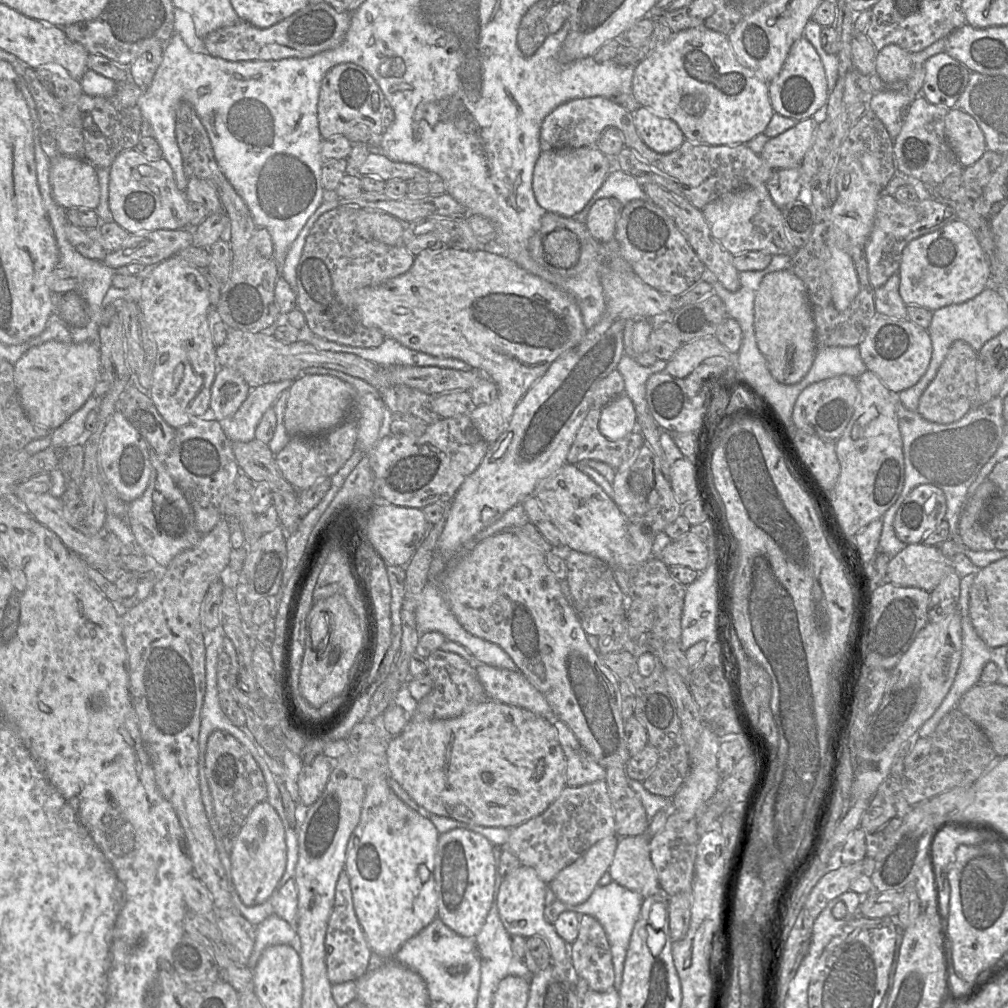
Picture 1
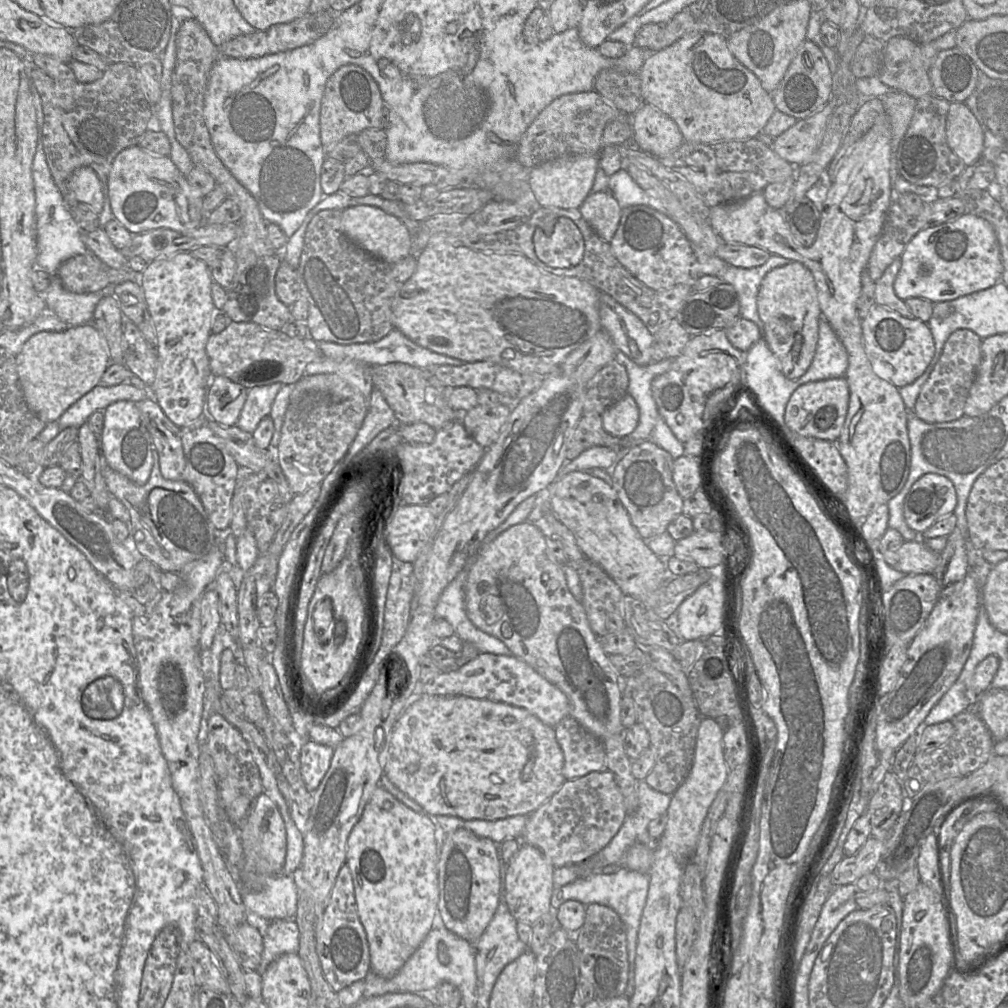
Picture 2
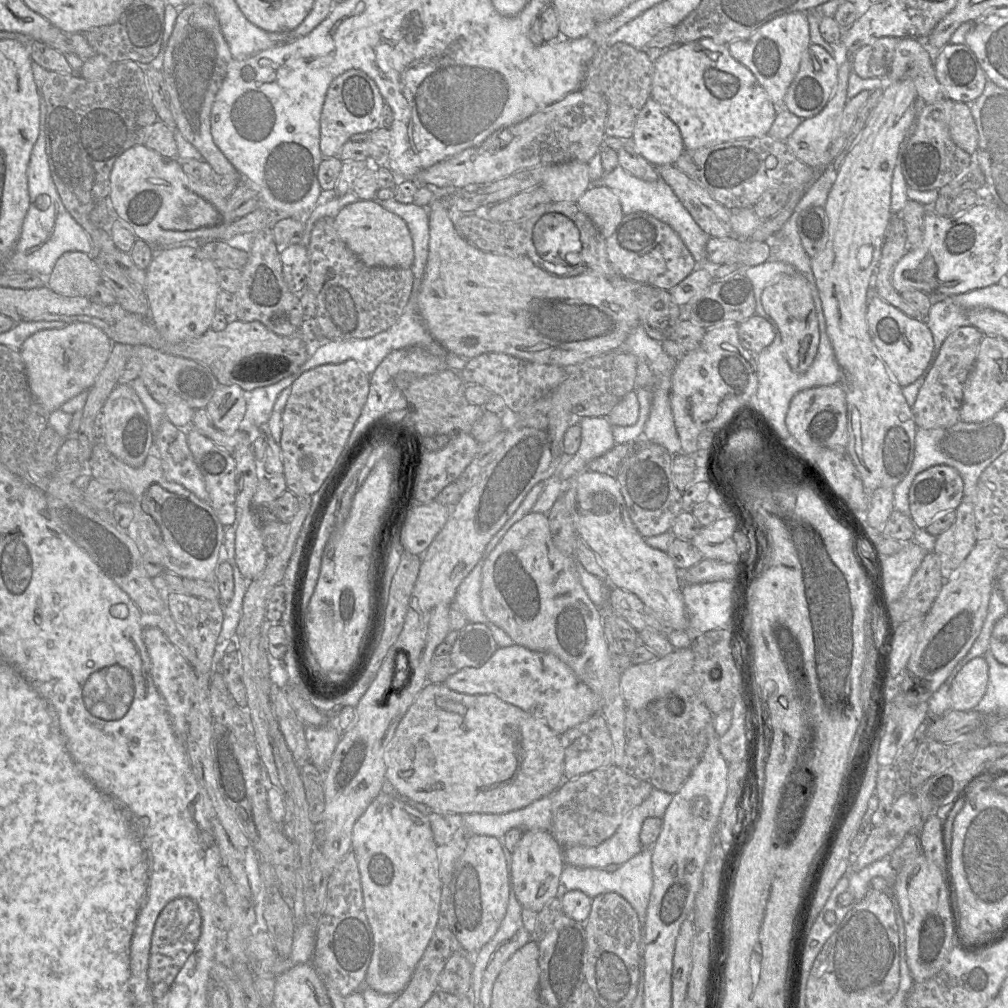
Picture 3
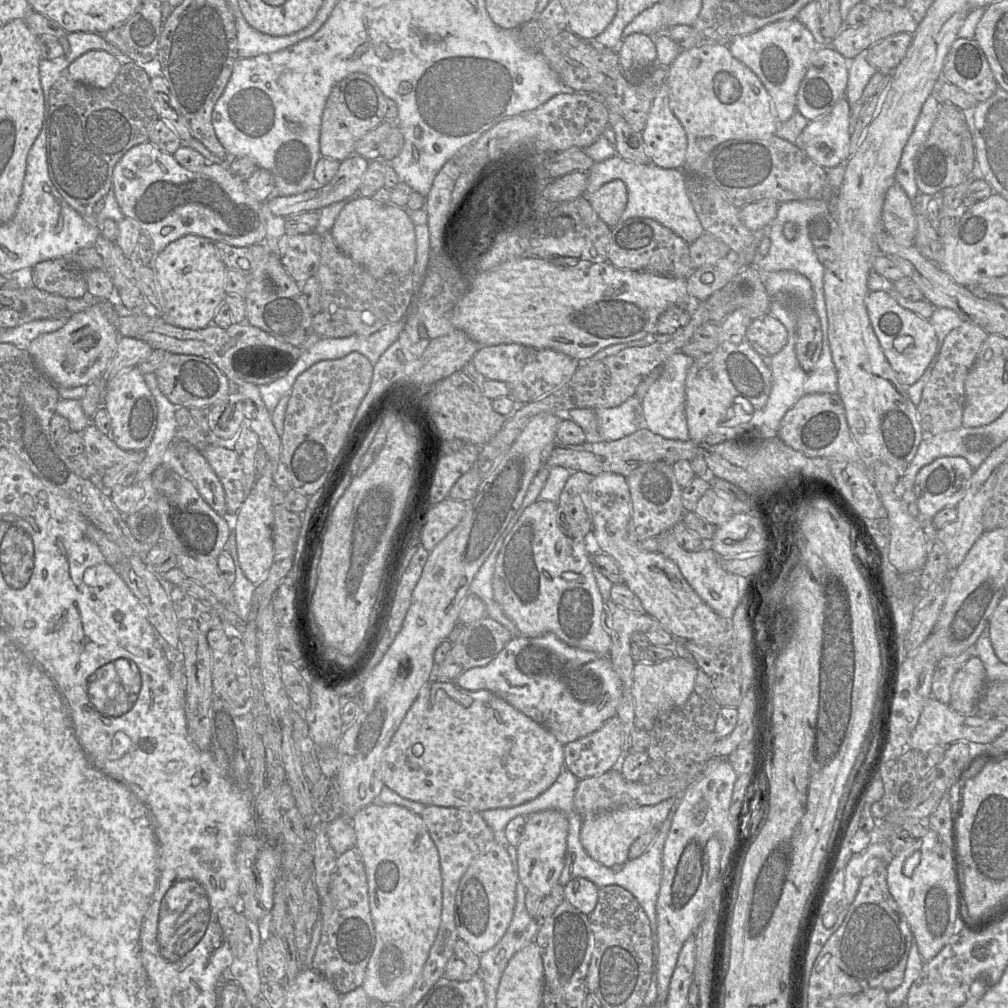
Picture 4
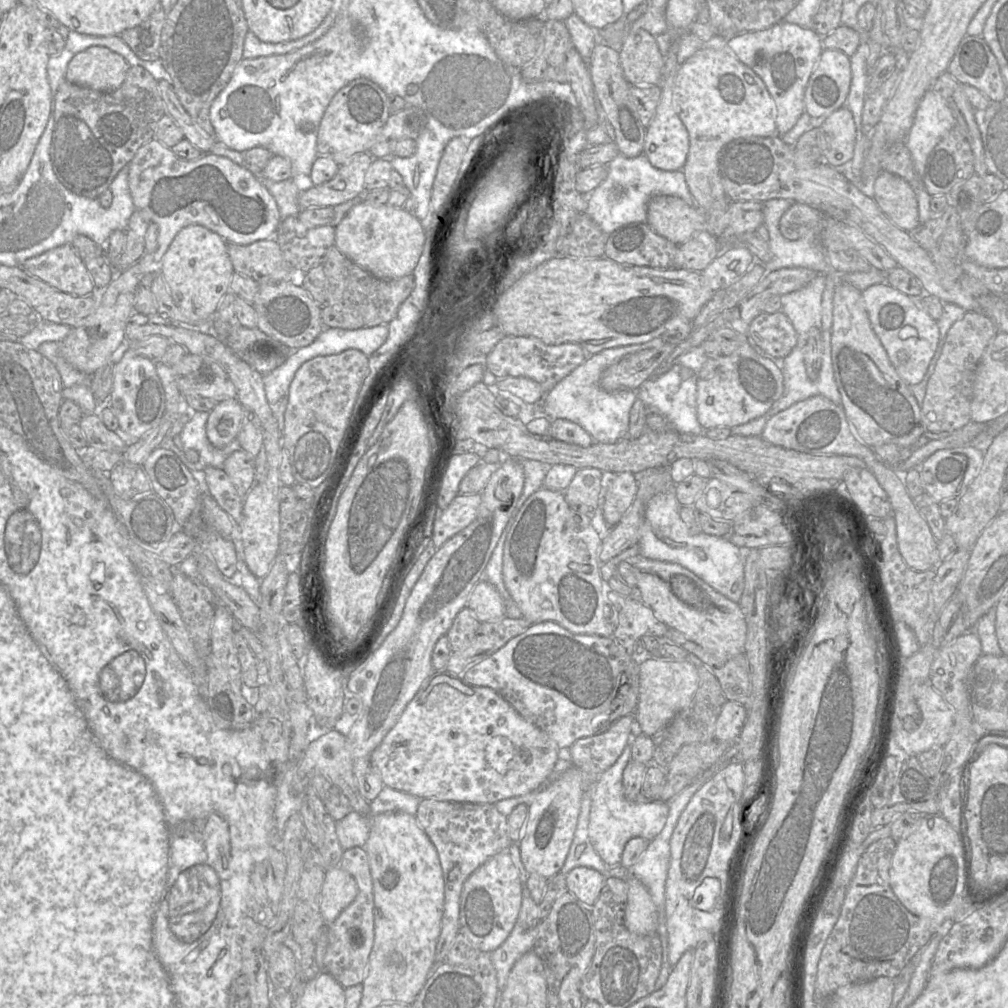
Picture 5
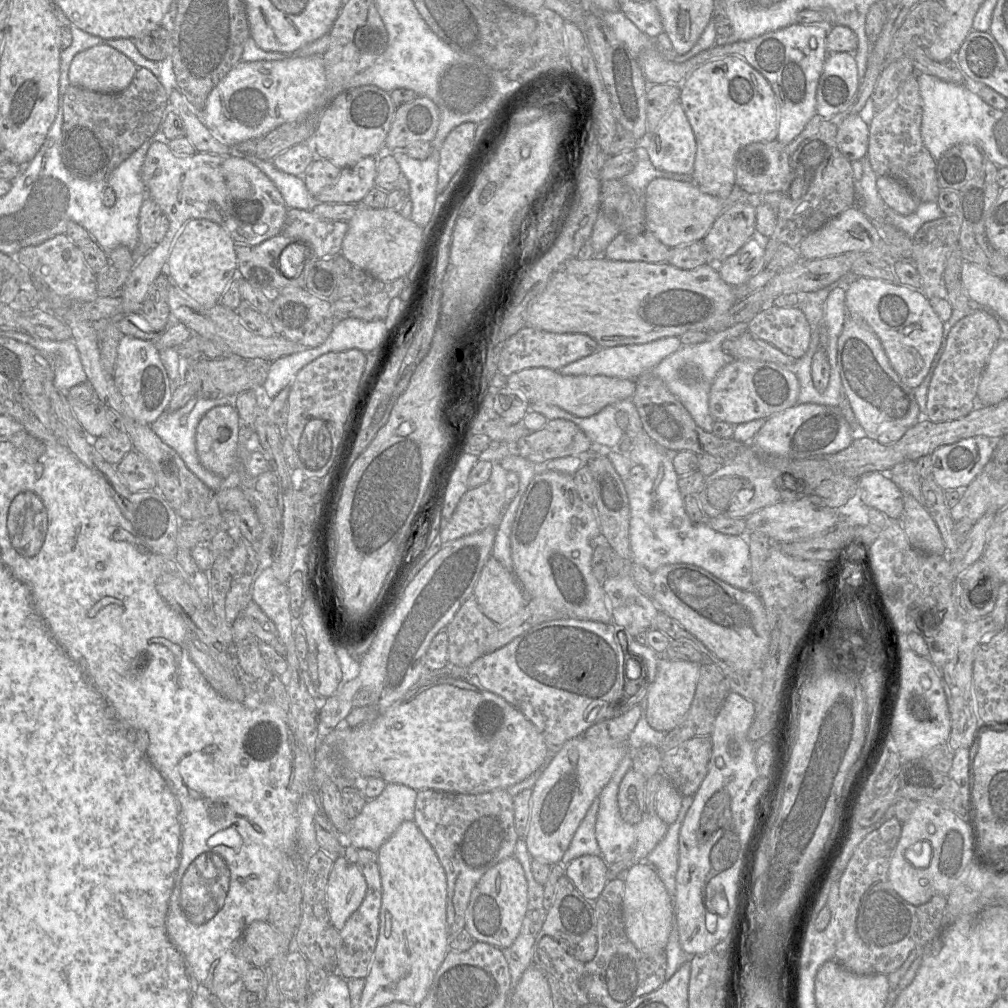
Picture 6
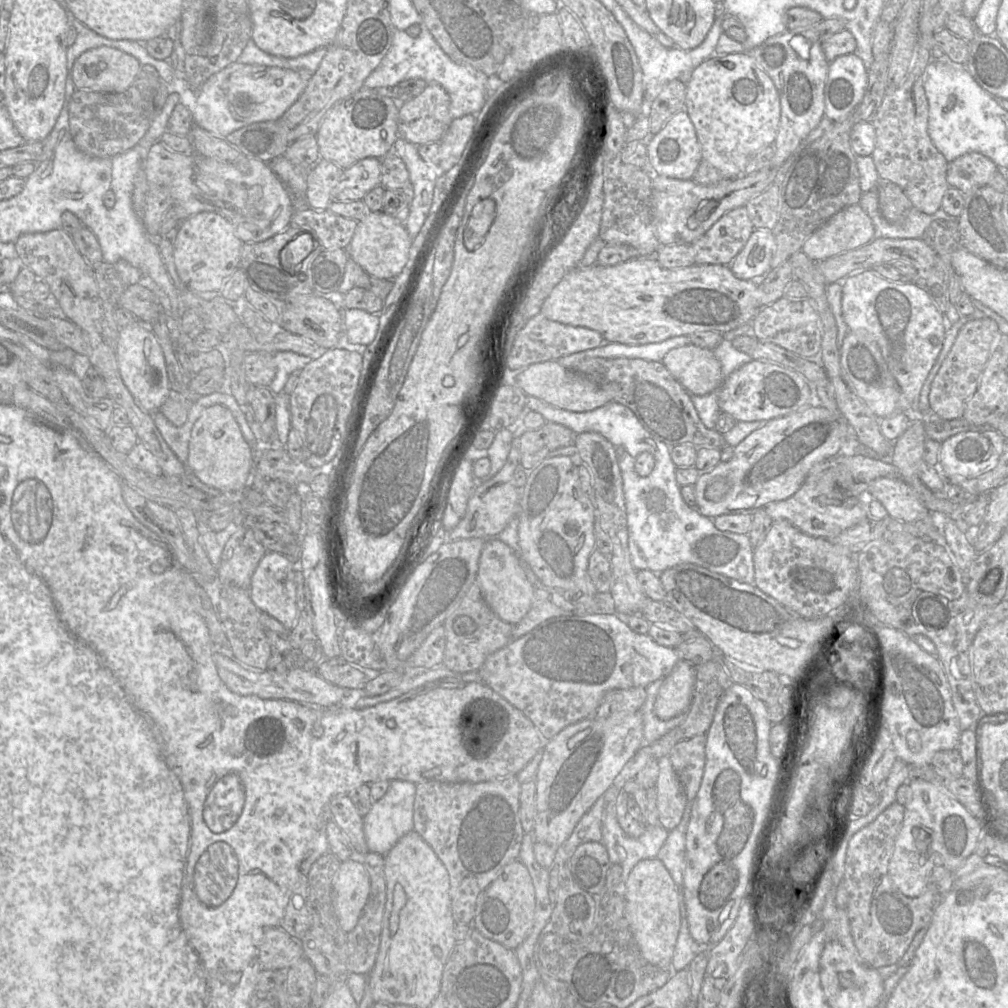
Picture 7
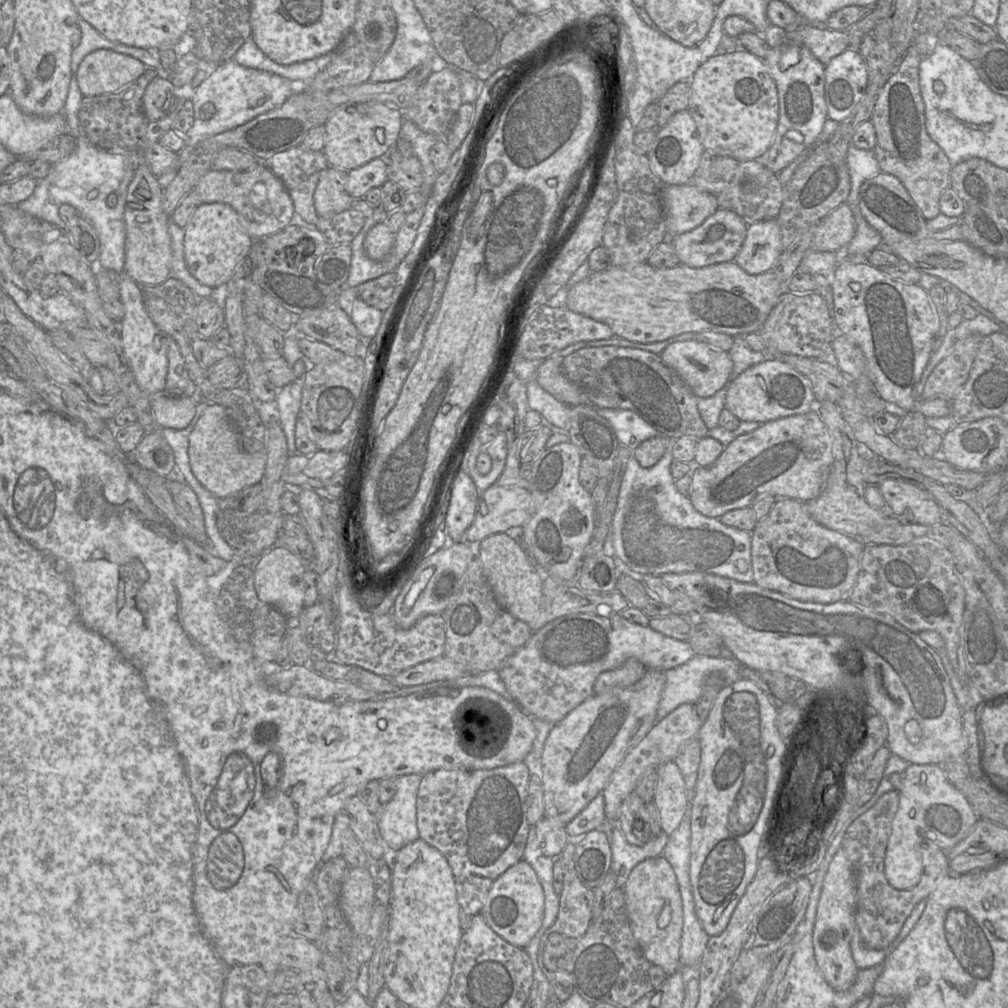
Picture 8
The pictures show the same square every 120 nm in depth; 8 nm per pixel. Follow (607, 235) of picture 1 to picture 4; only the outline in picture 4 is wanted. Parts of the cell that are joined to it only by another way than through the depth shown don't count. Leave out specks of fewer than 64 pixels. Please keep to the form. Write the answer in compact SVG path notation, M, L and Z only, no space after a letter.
M620 179L612 180L602 185L597 191L586 194L593 209L609 226L616 226L627 204L627 187Z

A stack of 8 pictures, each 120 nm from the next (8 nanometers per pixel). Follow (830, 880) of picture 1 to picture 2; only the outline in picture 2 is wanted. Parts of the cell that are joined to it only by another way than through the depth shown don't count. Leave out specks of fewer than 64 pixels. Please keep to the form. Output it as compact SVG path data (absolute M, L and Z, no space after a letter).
M869 836L854 855L844 856L832 871L833 886L854 884L861 876L875 872L886 851L885 841Z

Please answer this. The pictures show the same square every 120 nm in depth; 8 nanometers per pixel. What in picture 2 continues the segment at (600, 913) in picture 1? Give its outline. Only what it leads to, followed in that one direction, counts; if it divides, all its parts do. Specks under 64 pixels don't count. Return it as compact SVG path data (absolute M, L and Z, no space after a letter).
M619 866L612 874L604 874L595 871L576 878L574 881L561 887L553 889L550 905L553 911L567 900L577 900L585 906L598 903L612 908L620 916L626 928L627 952L629 969L634 969L636 958L636 947L638 931L640 927L641 915L646 903L649 888L649 876L637 871L630 870L624 866Z

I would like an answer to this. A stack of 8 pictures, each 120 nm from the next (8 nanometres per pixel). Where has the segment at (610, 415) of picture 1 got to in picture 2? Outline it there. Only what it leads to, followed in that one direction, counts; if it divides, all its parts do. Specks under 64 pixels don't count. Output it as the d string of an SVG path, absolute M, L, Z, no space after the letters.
M628 393L602 414L604 430L612 436L625 438L634 431L639 420L639 409Z

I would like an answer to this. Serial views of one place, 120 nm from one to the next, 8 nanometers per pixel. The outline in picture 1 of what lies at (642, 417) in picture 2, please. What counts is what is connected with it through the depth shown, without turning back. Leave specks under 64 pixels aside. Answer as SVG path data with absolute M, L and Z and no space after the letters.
M626 354L621 357L616 369L623 377L624 393L633 402L637 415L650 413L646 401L646 382L652 374L662 371L666 366L665 360L657 360L651 366L641 366L634 358Z

